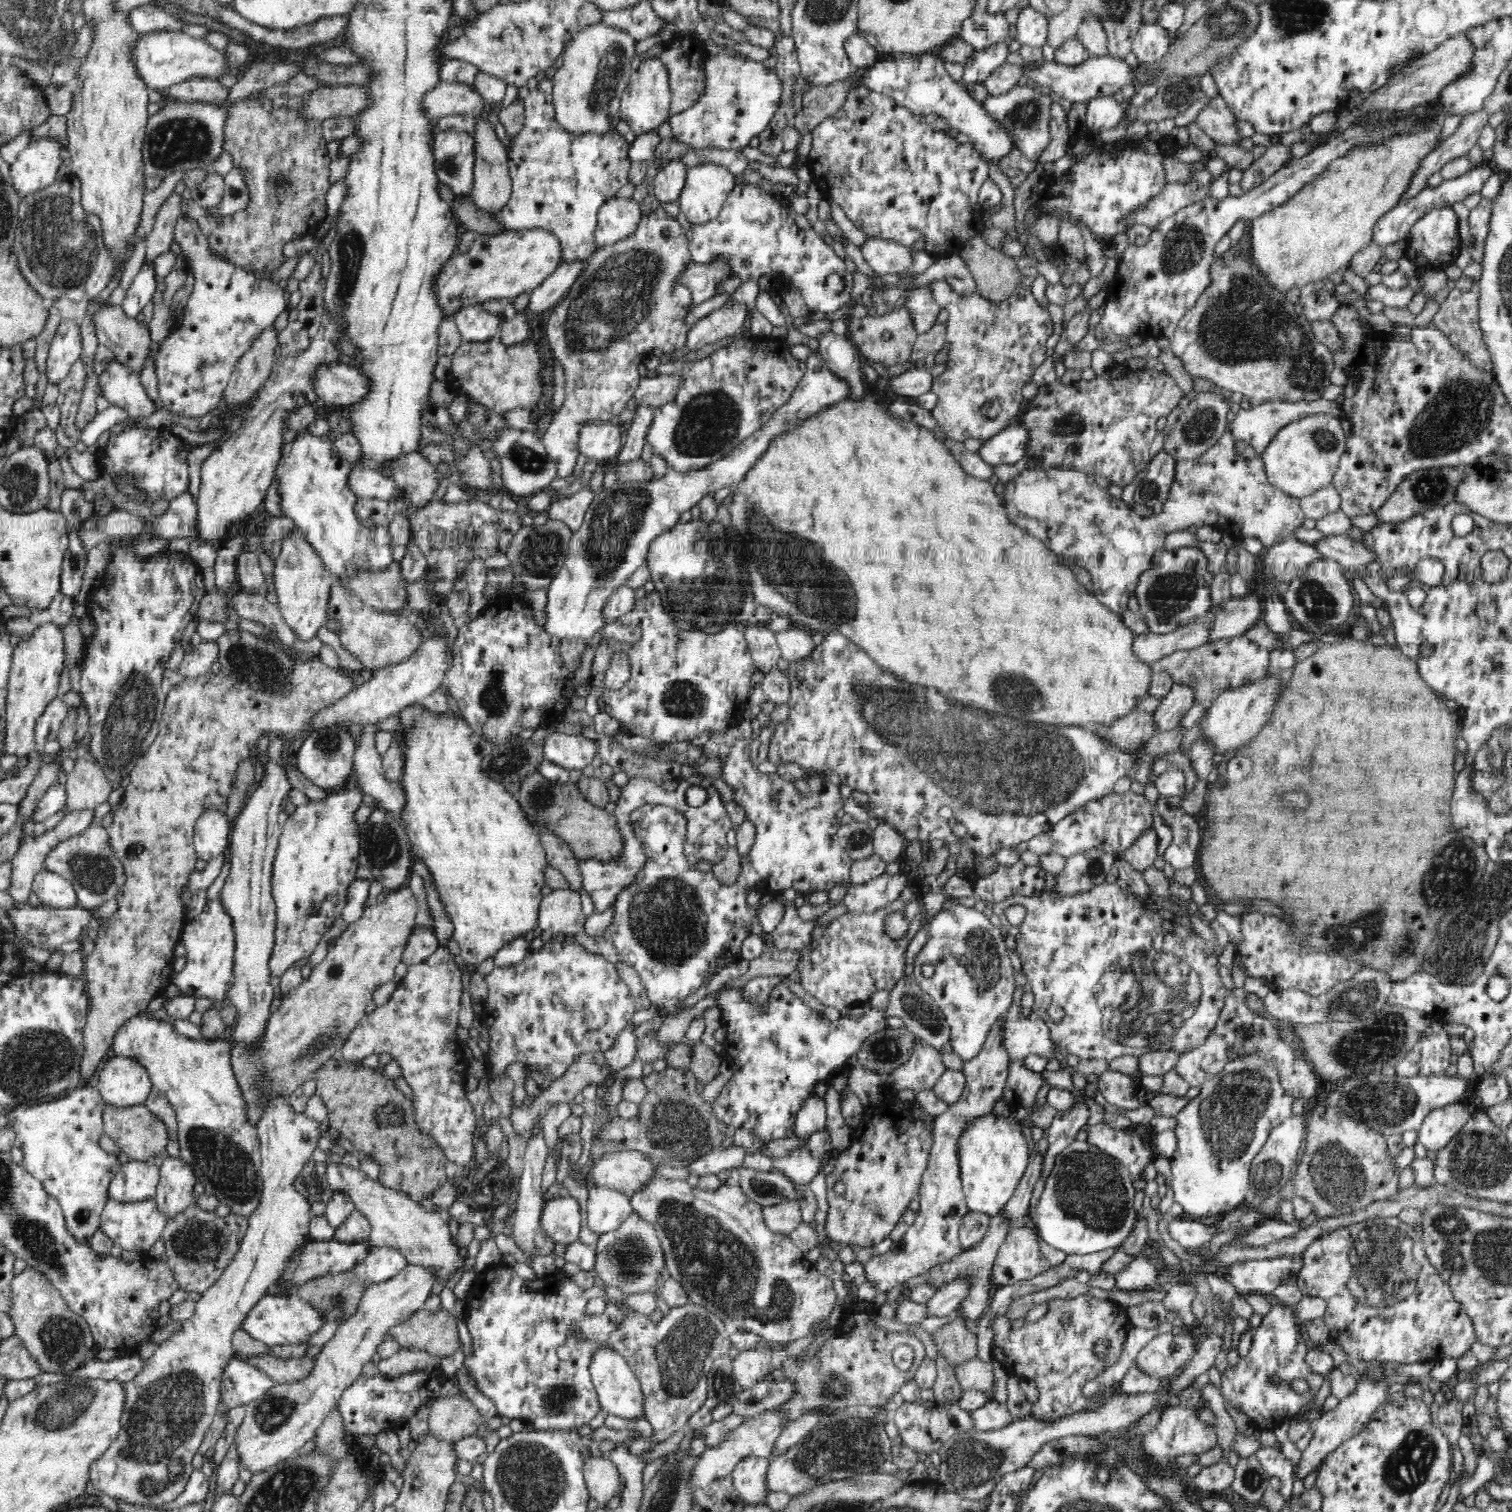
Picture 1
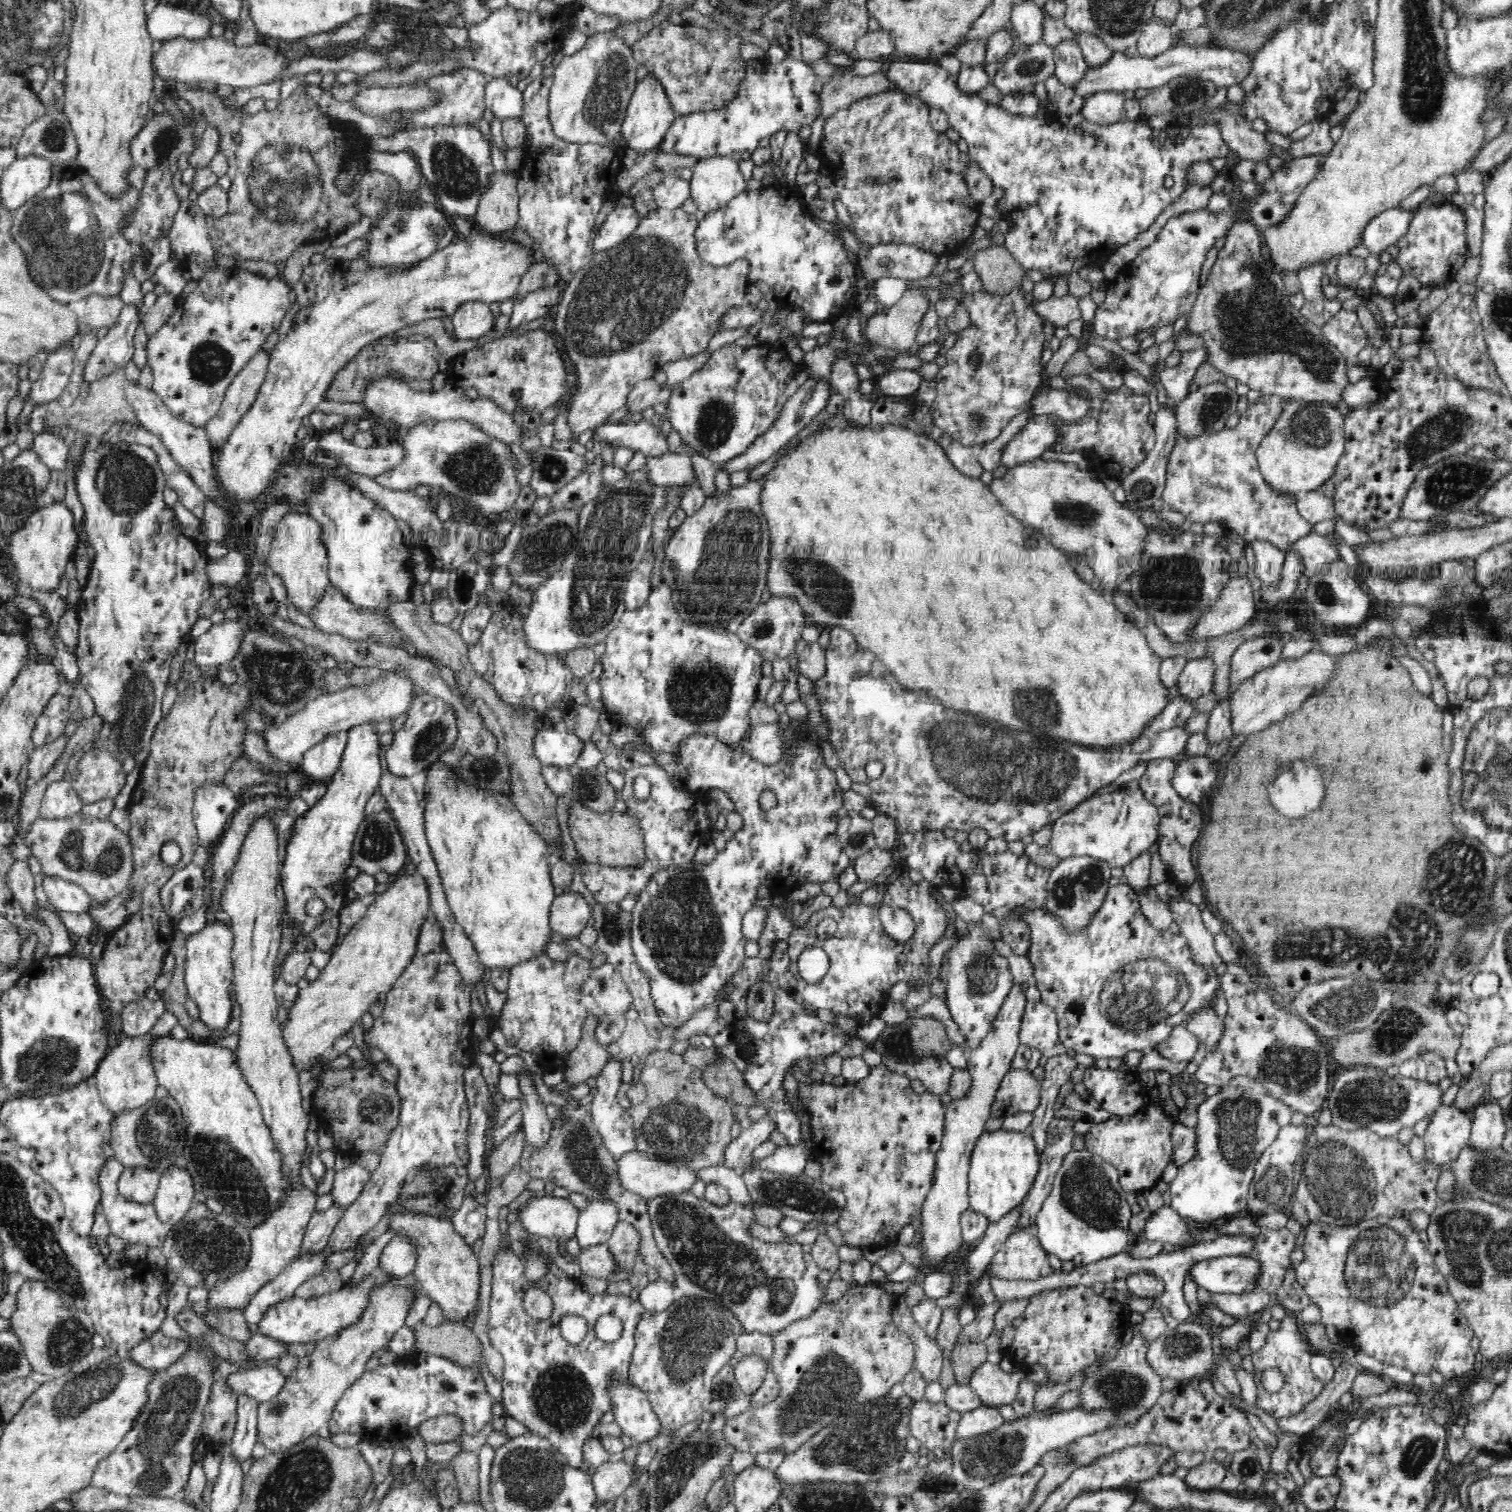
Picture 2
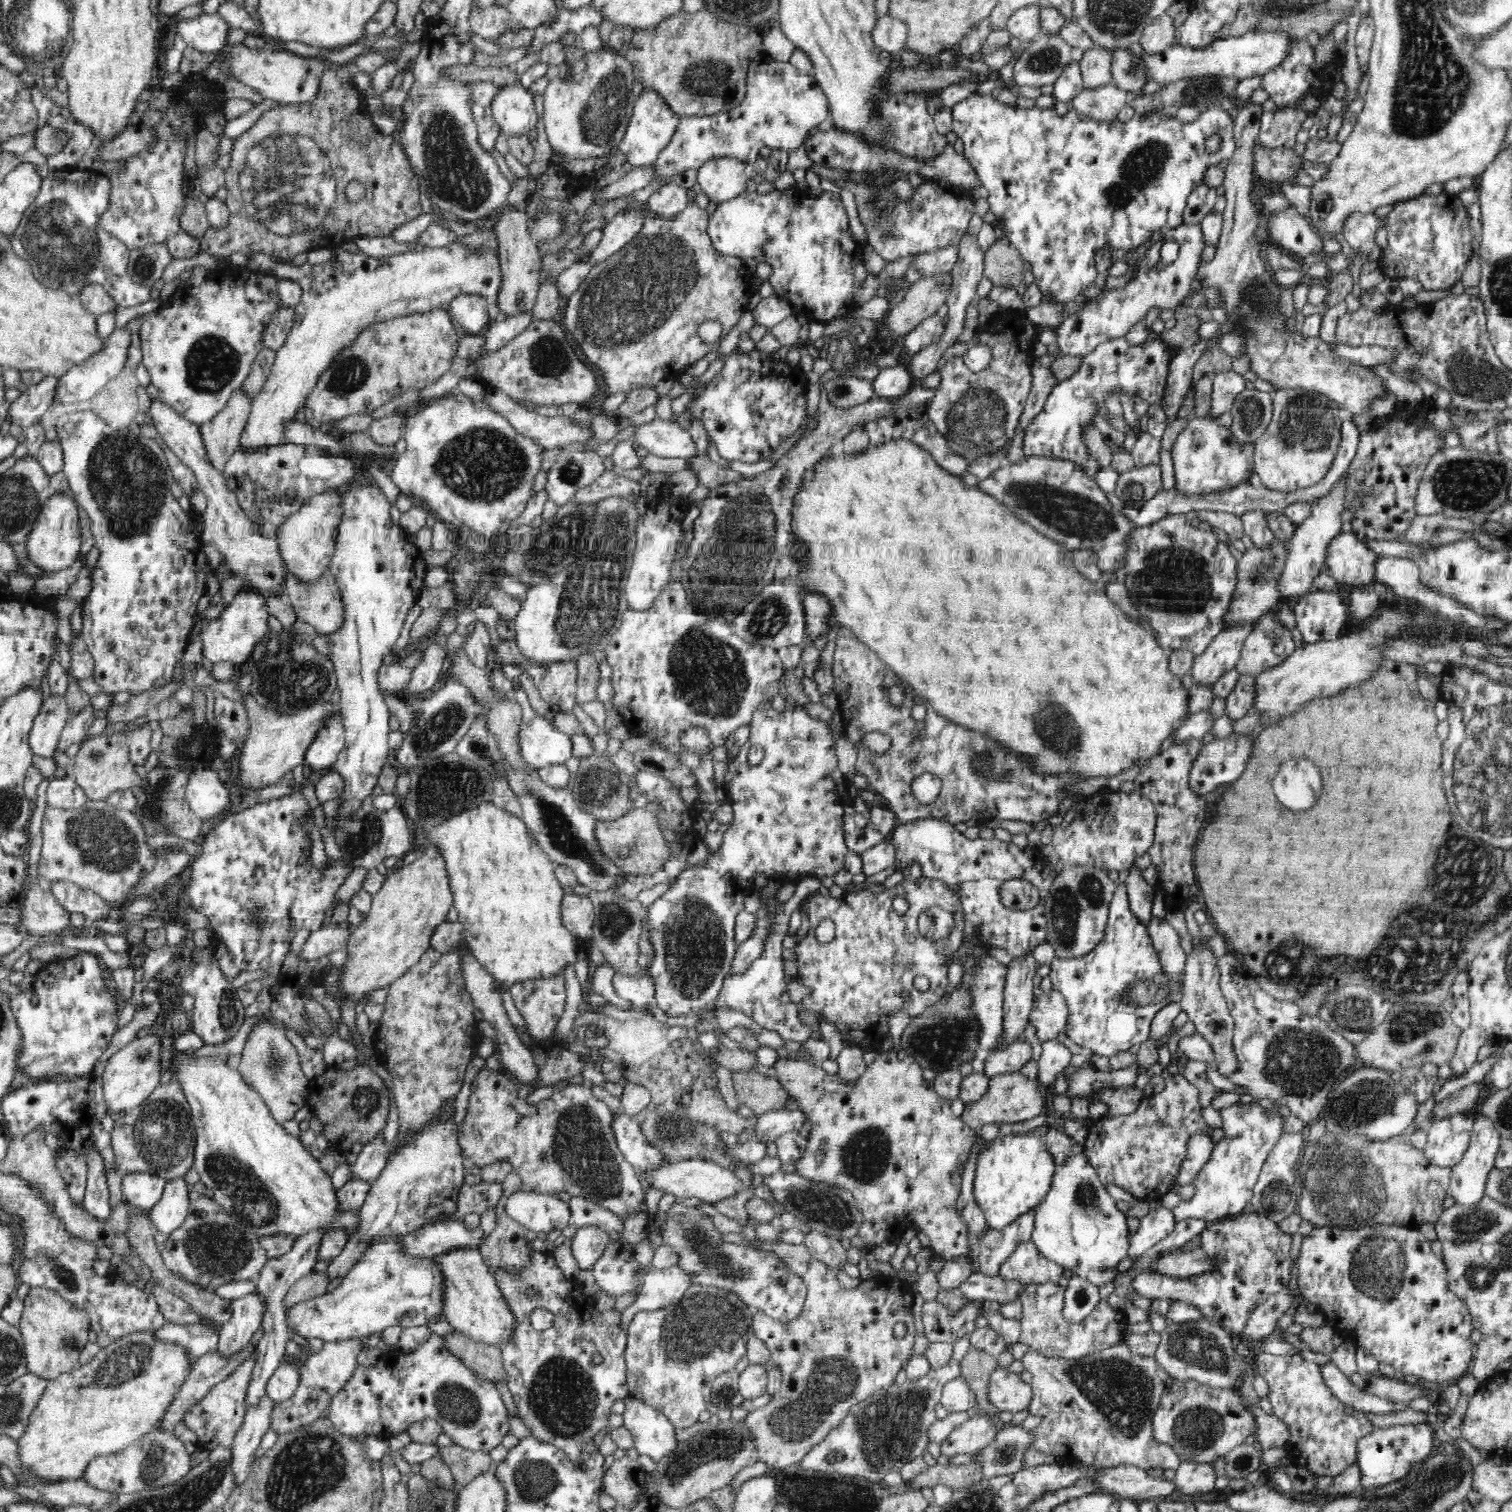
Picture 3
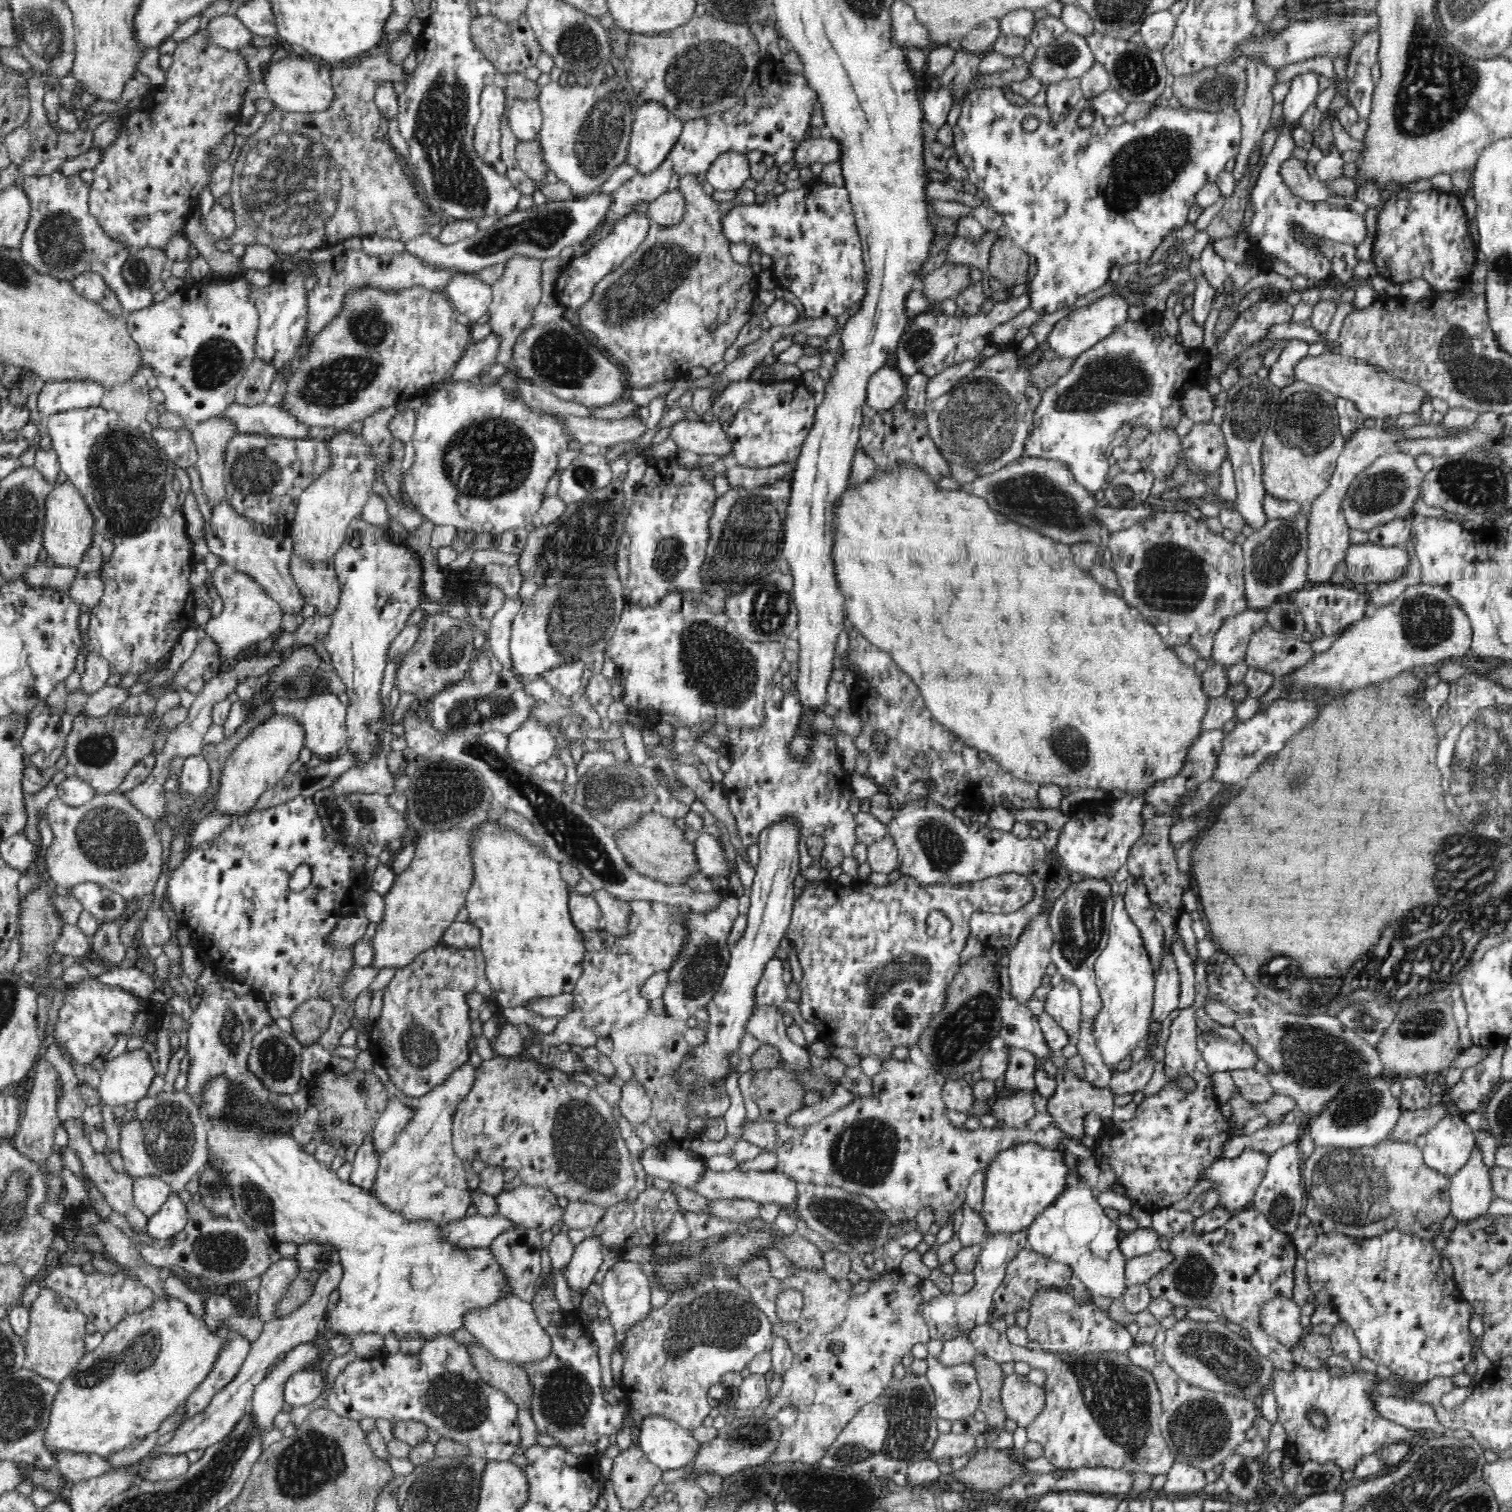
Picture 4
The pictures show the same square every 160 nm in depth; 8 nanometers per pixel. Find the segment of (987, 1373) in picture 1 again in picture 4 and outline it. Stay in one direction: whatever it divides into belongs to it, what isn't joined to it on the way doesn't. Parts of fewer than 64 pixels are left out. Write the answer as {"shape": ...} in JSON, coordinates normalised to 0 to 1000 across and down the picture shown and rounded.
{"shape":[[[671,908],[664,910],[662,925],[666,937],[673,940],[673,944],[670,947],[670,957],[676,959],[681,952],[679,944],[692,932],[692,921],[689,917],[683,915],[679,910]]]}

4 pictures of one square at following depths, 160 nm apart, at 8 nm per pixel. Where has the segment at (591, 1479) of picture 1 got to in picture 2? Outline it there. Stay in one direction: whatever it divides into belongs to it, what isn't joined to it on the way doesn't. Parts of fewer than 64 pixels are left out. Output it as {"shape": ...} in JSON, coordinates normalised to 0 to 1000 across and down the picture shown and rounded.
{"shape":[[[401,966],[392,977],[393,985],[398,993],[407,992],[417,981],[420,970]]]}

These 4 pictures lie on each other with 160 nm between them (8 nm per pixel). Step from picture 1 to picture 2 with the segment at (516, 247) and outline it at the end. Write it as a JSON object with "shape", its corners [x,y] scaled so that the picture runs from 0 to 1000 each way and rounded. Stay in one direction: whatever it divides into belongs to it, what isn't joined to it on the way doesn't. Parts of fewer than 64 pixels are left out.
{"shape":[[[317,152],[311,153],[309,157],[302,157],[296,163],[288,165],[284,169],[275,173],[272,175],[259,177],[255,175],[250,175],[249,174],[242,175],[240,177],[239,171],[229,171],[229,171],[219,171],[215,171],[209,175],[202,175],[200,177],[200,181],[198,185],[194,189],[196,193],[196,198],[192,202],[192,205],[189,207],[188,212],[185,217],[184,217],[184,225],[183,229],[179,231],[179,239],[177,240],[177,246],[175,253],[173,253],[173,256],[171,259],[168,268],[165,271],[165,272],[160,275],[160,278],[157,280],[157,282],[154,285],[154,288],[151,291],[151,293],[143,300],[143,311],[144,313],[144,317],[147,318],[147,325],[149,325],[150,331],[153,334],[158,332],[165,332],[165,330],[173,327],[173,325],[177,321],[178,317],[180,316],[185,306],[192,304],[194,300],[194,296],[196,294],[196,286],[199,282],[199,279],[201,275],[205,274],[209,272],[210,268],[215,265],[216,258],[218,256],[221,249],[226,245],[229,240],[231,239],[234,235],[243,228],[245,228],[247,225],[258,221],[261,218],[265,218],[268,216],[271,216],[274,213],[283,211],[292,211],[293,209],[299,209],[302,202],[311,199],[317,200],[333,200],[340,196],[343,190],[345,183],[349,179],[349,175],[356,169],[356,165],[354,163],[353,165],[348,163],[345,163],[344,161],[340,161],[339,159],[335,159],[329,157],[327,157],[324,155],[319,155]]]}

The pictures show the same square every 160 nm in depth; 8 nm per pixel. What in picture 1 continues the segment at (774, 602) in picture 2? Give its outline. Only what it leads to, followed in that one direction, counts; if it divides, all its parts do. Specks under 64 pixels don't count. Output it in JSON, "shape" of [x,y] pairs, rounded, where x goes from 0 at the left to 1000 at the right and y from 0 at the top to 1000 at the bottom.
{"shape":[[[504,410],[499,414],[493,414],[491,420],[501,443],[507,446],[513,441],[517,435],[517,431],[514,424],[514,418],[509,415],[508,411]]]}

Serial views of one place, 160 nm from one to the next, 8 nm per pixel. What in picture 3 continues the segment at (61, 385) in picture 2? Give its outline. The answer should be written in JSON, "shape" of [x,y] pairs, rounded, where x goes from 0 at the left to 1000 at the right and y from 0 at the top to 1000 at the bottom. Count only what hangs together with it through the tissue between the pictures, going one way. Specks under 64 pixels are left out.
{"shape":[[[30,249],[25,254],[19,255],[17,259],[7,267],[5,274],[7,280],[17,284],[26,280],[26,276],[34,271],[37,254],[38,251]]]}

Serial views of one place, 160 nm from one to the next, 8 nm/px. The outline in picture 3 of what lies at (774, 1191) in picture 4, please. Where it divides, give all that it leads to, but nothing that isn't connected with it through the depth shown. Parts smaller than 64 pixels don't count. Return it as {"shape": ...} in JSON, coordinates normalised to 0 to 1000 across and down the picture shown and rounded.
{"shape":[[[467,766],[463,767],[452,767],[451,769],[446,769],[444,770],[440,769],[437,774],[434,775],[427,776],[427,782],[435,787],[438,787],[439,790],[444,790],[449,794],[452,792],[462,792],[464,795],[474,796],[479,794],[489,790],[493,787],[493,782],[484,772],[478,772],[478,771],[468,768]]]}

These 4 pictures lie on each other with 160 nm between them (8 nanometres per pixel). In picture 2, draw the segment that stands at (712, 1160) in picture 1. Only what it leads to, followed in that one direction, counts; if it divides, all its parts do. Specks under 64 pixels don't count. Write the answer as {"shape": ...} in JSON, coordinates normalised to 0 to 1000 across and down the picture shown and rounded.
{"shape":[[[507,737],[503,741],[496,743],[493,747],[486,750],[481,759],[479,761],[480,767],[479,771],[484,773],[490,772],[492,769],[496,769],[497,762],[505,755],[509,755],[511,749],[514,747],[514,743]]]}

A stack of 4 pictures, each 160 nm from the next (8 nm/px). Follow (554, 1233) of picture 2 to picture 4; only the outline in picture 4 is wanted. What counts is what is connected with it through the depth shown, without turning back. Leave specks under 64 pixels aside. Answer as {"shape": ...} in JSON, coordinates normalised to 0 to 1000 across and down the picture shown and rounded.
{"shape":[[[345,783],[340,786],[335,786],[327,791],[329,802],[340,808],[341,810],[351,813],[354,813],[357,815],[364,813],[366,810],[372,807],[373,800],[369,796],[367,790],[362,786],[356,784]]]}

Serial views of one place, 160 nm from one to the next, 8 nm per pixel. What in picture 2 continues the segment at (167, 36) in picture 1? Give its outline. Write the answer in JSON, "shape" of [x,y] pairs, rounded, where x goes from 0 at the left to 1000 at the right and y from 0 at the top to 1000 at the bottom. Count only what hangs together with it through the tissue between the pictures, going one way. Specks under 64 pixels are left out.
{"shape":[[[116,25],[106,28],[104,34],[102,34],[102,48],[111,56],[114,54],[128,56],[133,54],[143,54],[151,56],[155,58],[165,58],[165,57],[175,57],[180,54],[192,53],[190,45],[192,38],[183,34],[179,29],[168,28],[165,30],[156,30],[154,27],[147,25],[135,25],[135,26],[123,26]]]}

